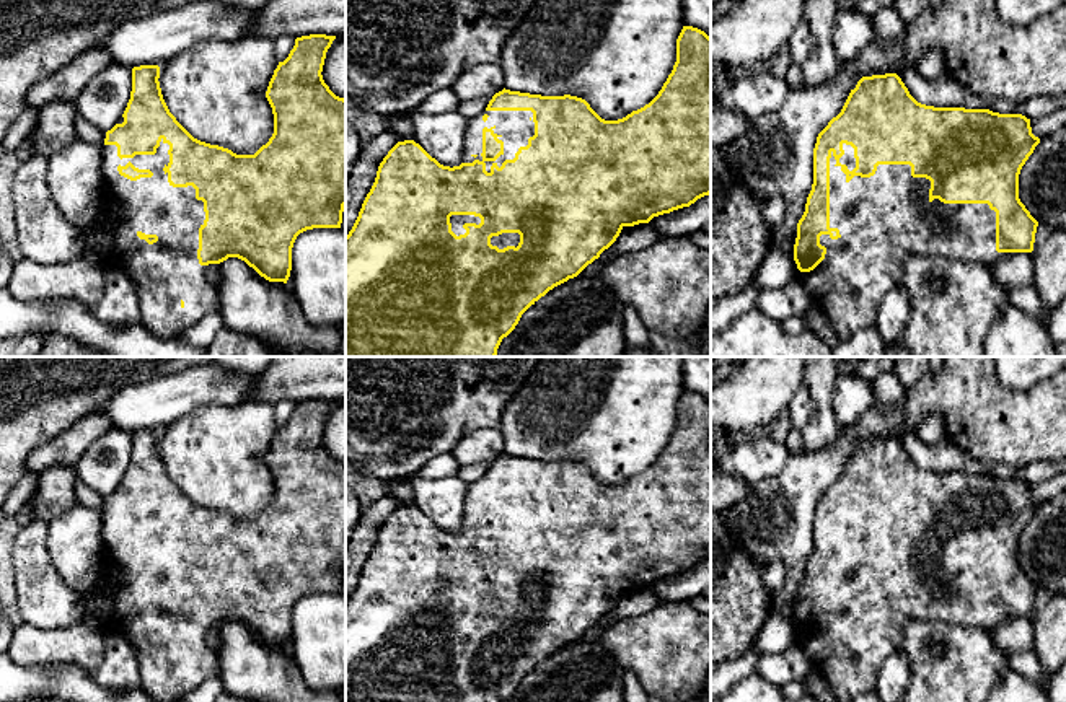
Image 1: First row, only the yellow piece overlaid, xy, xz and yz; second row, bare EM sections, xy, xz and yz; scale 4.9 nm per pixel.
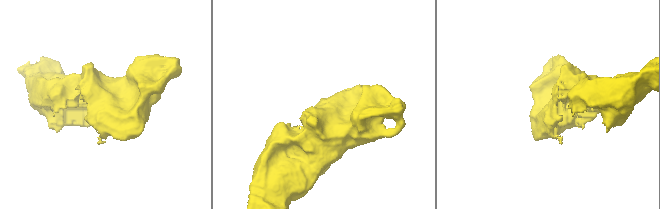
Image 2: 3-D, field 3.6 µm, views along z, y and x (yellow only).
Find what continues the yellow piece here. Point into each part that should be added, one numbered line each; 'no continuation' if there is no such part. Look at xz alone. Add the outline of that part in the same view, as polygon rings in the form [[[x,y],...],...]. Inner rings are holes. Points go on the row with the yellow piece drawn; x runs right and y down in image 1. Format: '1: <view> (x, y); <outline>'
1: xz (515, 127); [[[482,111],[481,114],[478,114],[468,121],[466,132],[465,132],[465,163],[473,163],[474,160],[484,161],[486,171],[491,173],[491,166],[494,163],[500,168],[505,160],[513,160],[518,148],[526,147],[528,138],[533,135],[535,135],[535,122],[533,122],[531,111]],[[484,127],[492,129],[494,134],[499,135],[497,138],[504,142],[504,153],[496,161],[484,161],[481,156],[481,153],[482,153],[482,129]]]

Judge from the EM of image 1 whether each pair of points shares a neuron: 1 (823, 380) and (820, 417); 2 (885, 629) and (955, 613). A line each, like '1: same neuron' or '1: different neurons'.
1: same neuron
2: same neuron

